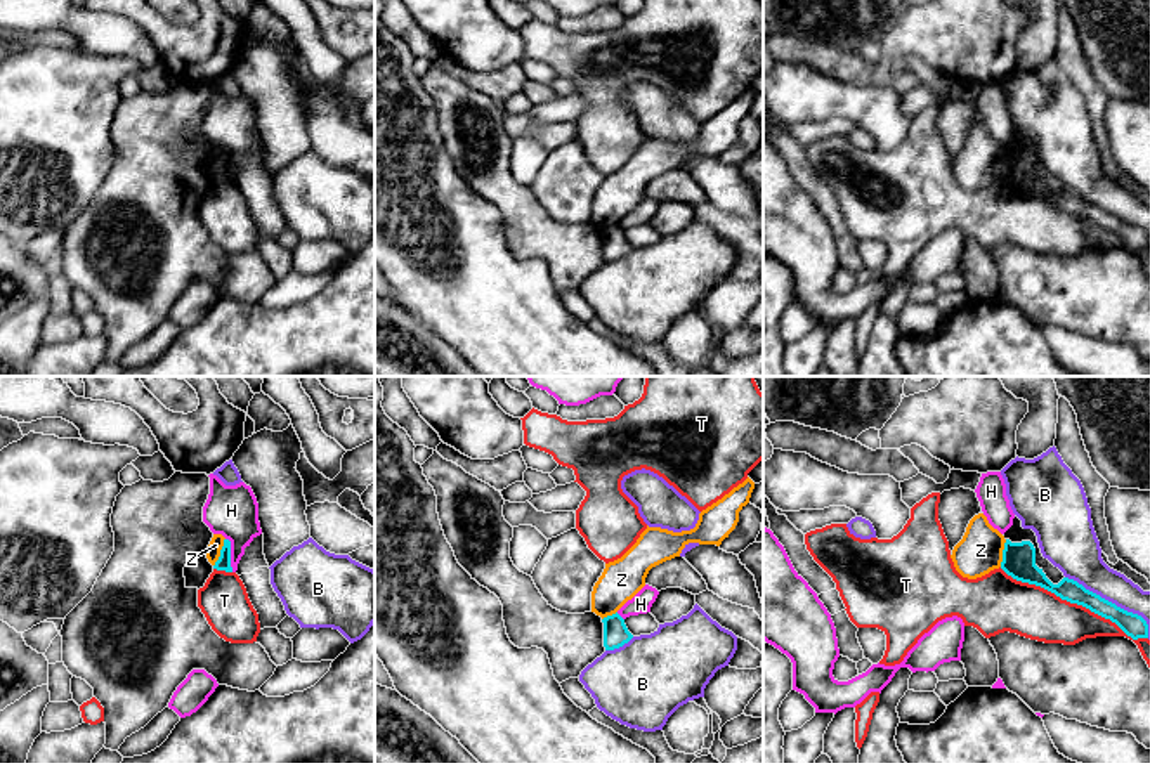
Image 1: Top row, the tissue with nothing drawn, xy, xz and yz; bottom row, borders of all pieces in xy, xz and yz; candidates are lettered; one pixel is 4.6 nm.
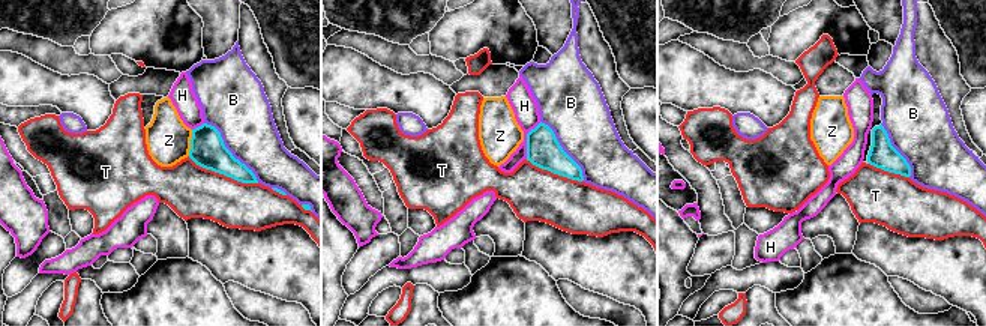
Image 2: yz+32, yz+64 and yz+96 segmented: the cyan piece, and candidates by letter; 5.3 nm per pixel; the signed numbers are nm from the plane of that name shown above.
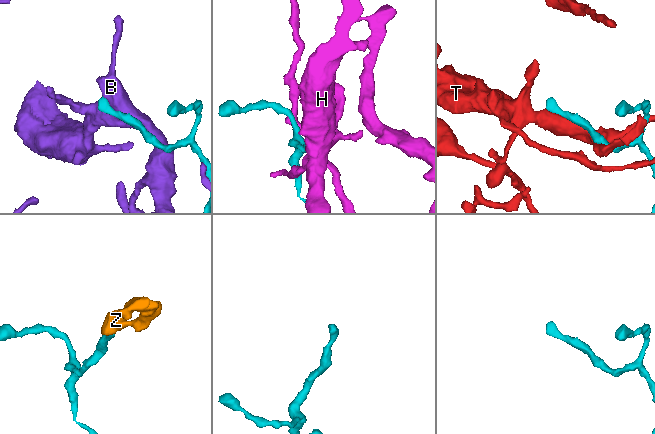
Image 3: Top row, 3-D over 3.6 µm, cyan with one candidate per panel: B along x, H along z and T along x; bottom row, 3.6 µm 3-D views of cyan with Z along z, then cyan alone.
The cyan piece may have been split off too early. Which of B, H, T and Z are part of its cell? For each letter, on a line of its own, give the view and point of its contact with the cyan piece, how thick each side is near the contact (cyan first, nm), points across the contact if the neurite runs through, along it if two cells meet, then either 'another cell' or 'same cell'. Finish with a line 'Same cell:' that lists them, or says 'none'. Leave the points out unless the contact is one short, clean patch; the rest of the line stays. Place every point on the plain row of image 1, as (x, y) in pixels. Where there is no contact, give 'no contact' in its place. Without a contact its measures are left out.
B: meets cyan in yz at (1114, 215); 110 nm thick on the cyan side, 180 nm on the other; another cell
H: meets cyan in xy at (229, 167); 60 nm thick on the cyan side, 240 nm on the other; another cell
T: meets cyan in yz at (1074, 214); 100 nm thick on the cyan side, 240 nm on the other; another cell
Z: meets cyan in xy at (221, 163); 60 nm thick on the cyan side, 70 nm on the other; border along xy (224, 149), (221, 167), (214, 177); another cell
Same cell: none

